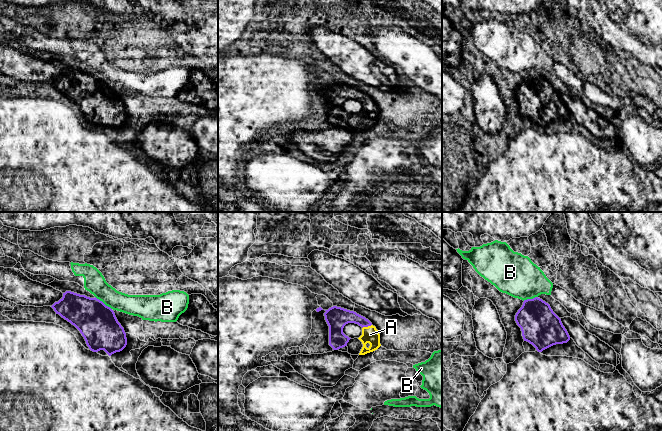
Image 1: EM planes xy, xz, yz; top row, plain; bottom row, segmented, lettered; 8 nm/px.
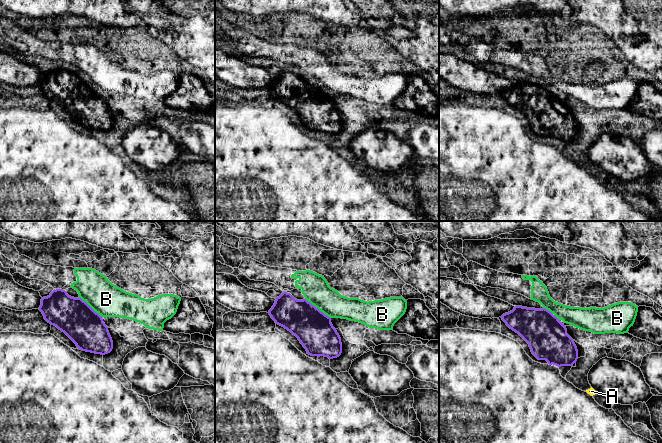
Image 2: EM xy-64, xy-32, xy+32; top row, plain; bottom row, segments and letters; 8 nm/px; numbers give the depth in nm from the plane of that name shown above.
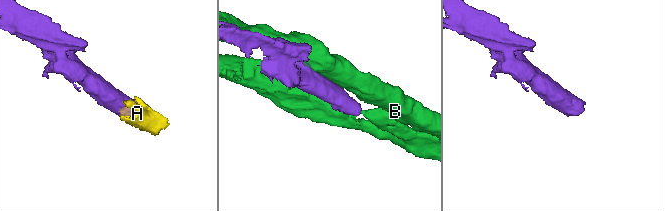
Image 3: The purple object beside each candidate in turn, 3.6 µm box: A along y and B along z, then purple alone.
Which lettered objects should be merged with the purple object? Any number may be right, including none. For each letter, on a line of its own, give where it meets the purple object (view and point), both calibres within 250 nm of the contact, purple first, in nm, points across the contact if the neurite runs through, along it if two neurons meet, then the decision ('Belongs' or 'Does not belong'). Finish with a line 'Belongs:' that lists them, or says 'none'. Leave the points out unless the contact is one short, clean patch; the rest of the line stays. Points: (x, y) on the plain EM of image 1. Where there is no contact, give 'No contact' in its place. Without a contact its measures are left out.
A: Touches purple at xz (366, 102). Thickness 170 nm (purple) against 140 nm. Path across: xz (337, 93), (354, 93), (366, 102), (370, 110). Belongs
B: Touches purple at xy (102, 78). Thickness 320 nm (purple) against 170 nm. Does not belong
Belongs: A

